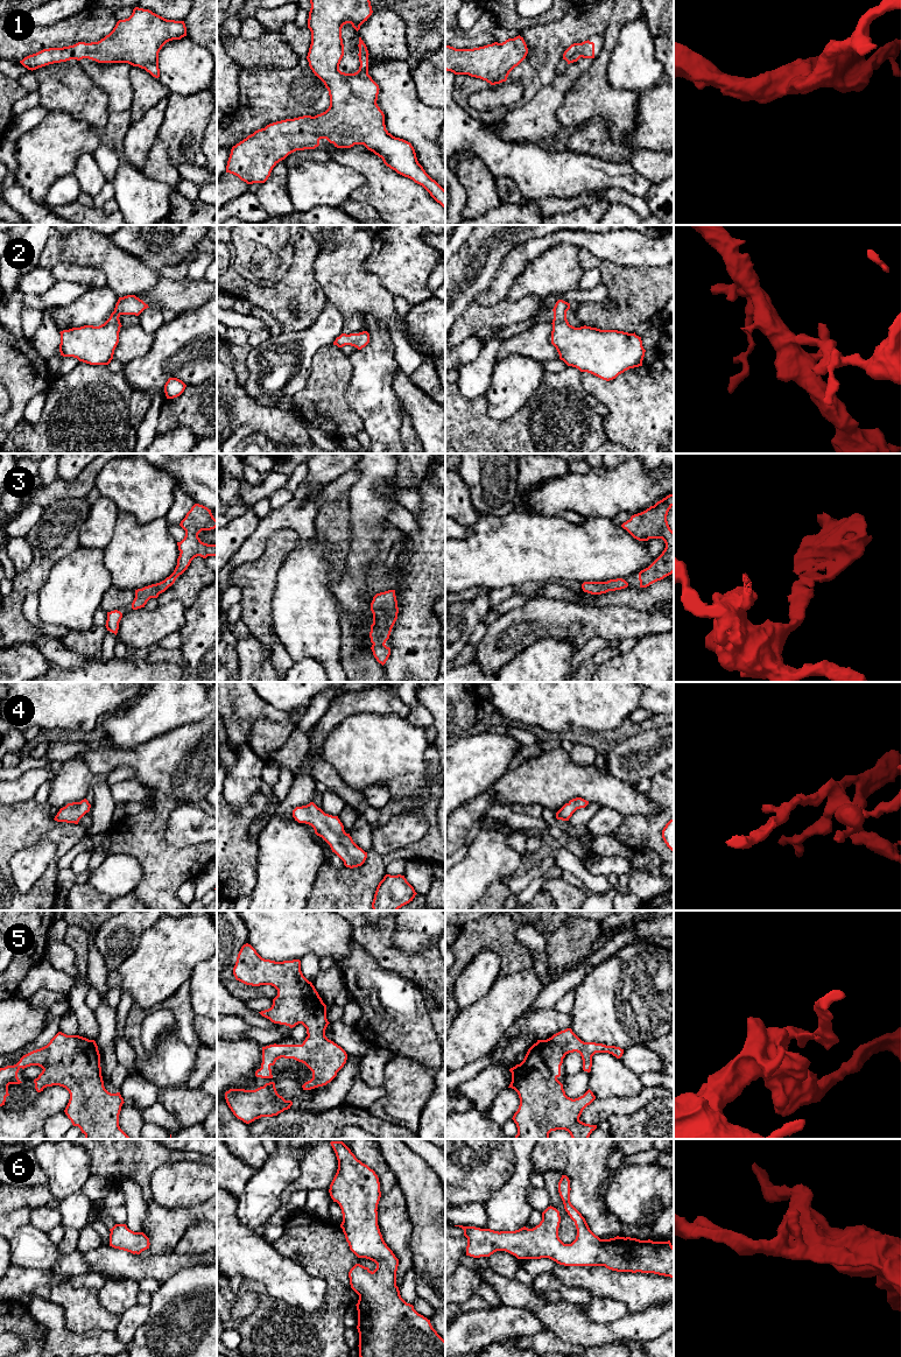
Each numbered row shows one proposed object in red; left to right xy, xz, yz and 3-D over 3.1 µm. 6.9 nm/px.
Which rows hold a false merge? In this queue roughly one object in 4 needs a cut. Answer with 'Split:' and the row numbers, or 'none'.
Split: none

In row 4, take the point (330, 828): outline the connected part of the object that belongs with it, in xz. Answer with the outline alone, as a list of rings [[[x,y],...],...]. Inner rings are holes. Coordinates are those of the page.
[[[314,802],[307,806],[296,807],[293,817],[298,823],[305,823],[314,828],[315,834],[322,837],[343,862],[346,867],[361,866],[367,852],[359,848],[344,830],[344,825],[338,816],[325,814]]]

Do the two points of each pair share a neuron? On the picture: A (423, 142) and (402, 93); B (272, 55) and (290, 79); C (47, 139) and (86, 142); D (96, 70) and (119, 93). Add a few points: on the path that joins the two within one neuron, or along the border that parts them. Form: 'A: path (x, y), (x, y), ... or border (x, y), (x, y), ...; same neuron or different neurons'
A: path (422, 131), (403, 111), (402, 105); same neuron
B: border (298, 55), (298, 62), (294, 67), (279, 70); different neurons
C: path (56, 139), (77, 139); same neuron
D: path (101, 76), (113, 88); same neuron

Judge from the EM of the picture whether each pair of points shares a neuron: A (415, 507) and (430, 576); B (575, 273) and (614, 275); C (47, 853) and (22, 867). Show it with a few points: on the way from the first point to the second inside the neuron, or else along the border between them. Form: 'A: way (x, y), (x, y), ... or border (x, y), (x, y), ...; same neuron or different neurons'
A: border (417, 487), (420, 512), (416, 515); different neurons
B: border (578, 248), (578, 261), (584, 269); different neurons
C: way (41, 855), (28, 865); same neuron

